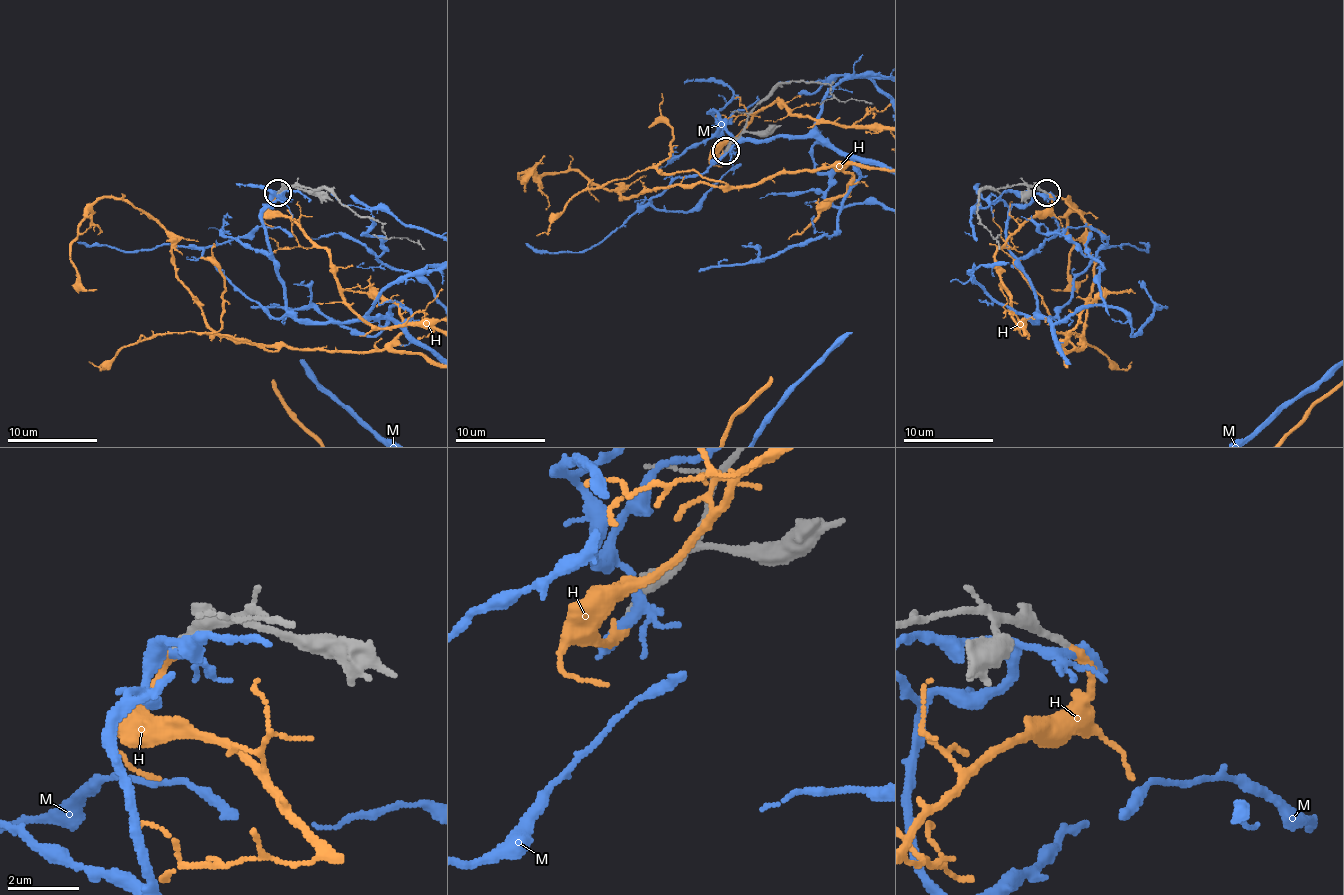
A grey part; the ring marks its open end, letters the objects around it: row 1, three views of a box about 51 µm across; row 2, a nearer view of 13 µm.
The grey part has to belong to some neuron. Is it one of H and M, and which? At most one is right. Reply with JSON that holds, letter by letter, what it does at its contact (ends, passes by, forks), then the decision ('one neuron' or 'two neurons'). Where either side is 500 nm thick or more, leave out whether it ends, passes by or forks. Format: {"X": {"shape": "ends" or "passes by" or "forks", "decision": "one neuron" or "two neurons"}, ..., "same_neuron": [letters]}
{"H": {"shape": "ends", "decision": "one neuron"}, "M": {"shape": "forks", "decision": "two neurons"}, "same_neuron": ["H"]}

